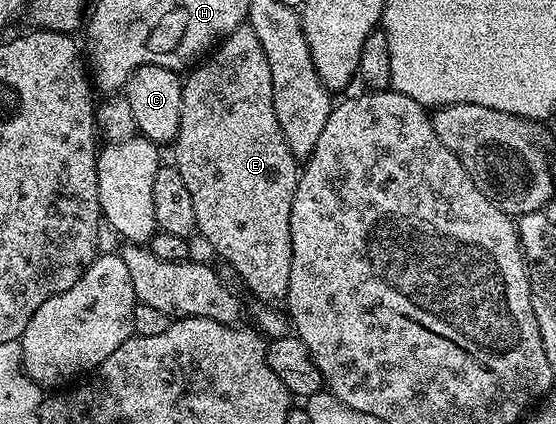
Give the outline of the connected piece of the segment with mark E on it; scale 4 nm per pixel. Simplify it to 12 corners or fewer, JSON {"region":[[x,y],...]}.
{"region":[[254,28],[182,82],[174,164],[204,237],[287,299],[298,159]]}

